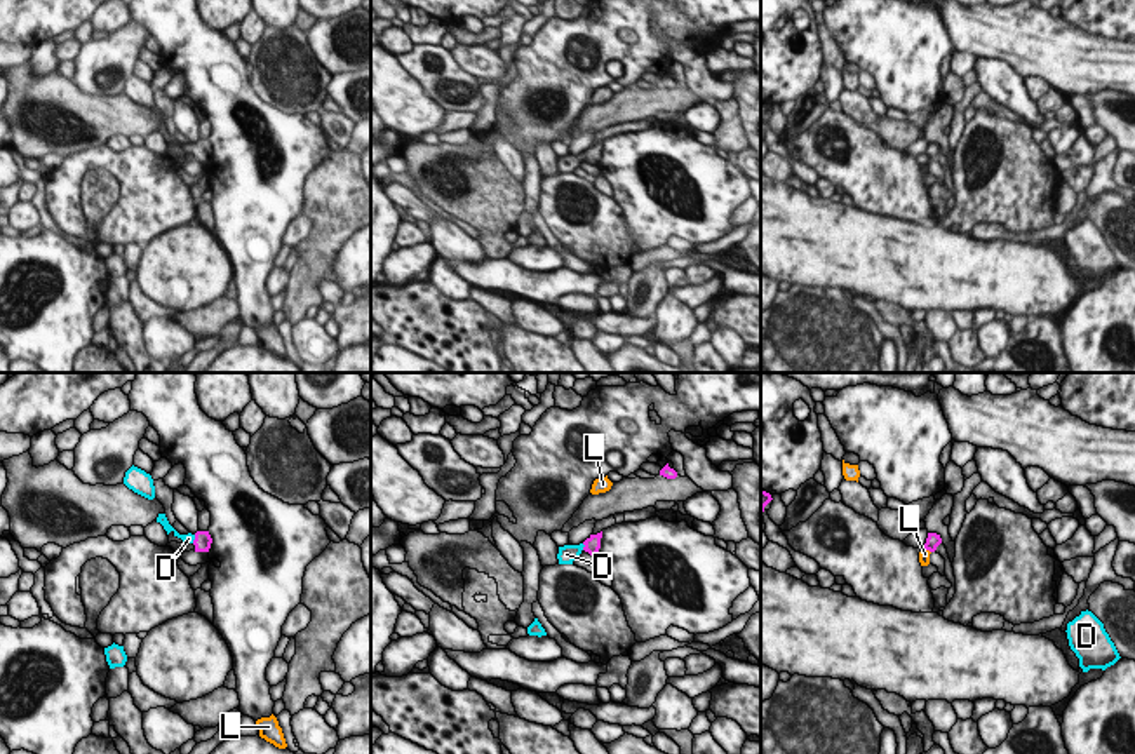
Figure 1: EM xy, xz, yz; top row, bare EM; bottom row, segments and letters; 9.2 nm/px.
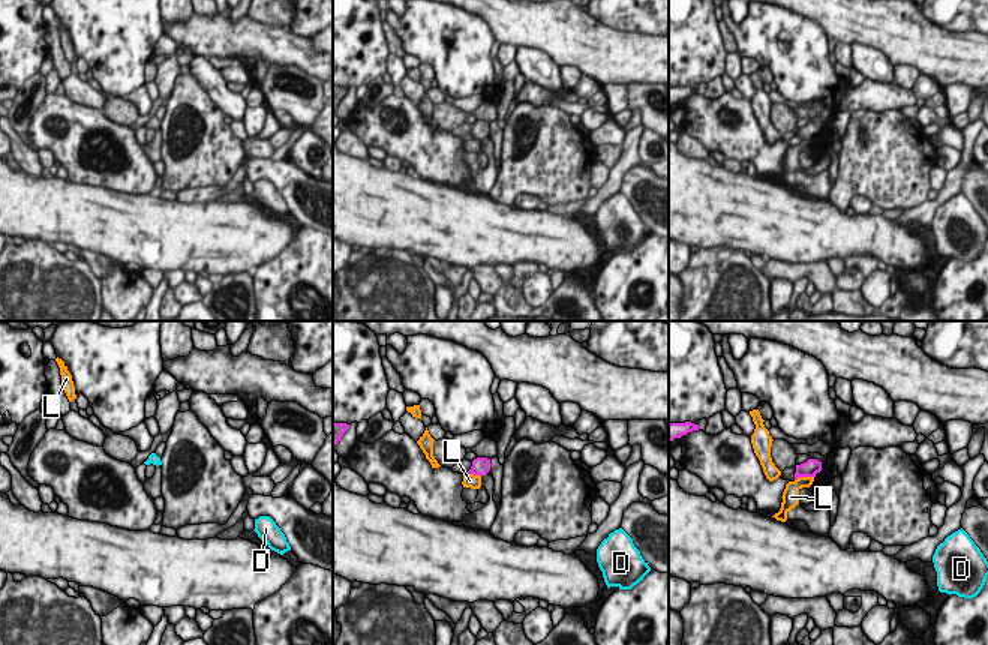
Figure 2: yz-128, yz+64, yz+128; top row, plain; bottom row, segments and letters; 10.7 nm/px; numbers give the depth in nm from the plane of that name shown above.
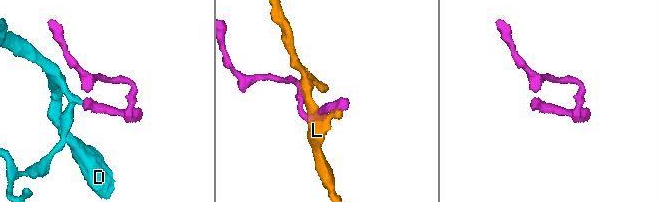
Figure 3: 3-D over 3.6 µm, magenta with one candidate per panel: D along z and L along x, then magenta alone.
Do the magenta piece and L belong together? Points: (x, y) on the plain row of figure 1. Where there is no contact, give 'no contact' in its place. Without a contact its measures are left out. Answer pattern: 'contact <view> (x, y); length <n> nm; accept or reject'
contact yz (926, 159); length 100 nm; reject

